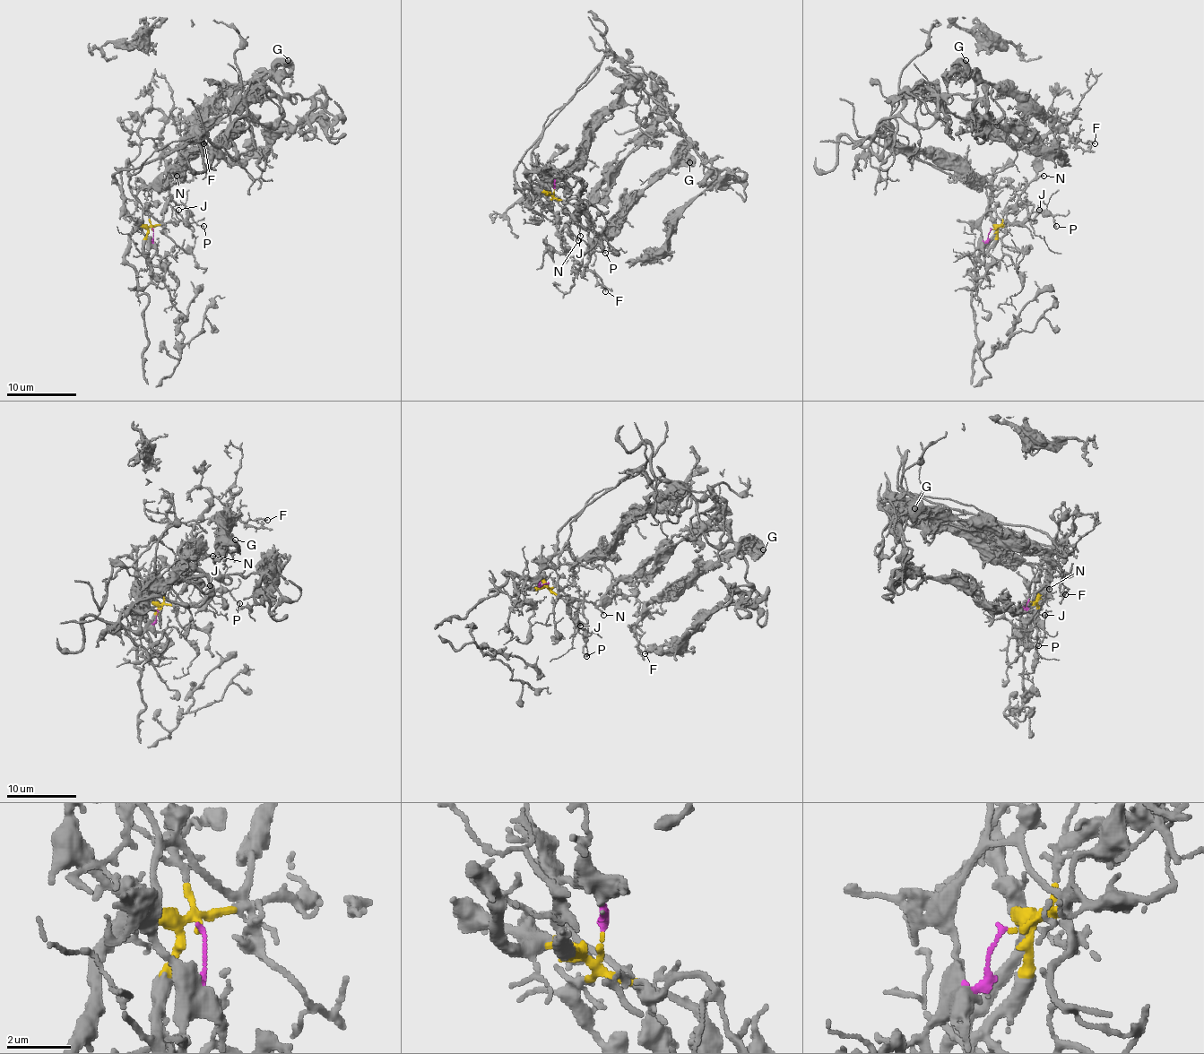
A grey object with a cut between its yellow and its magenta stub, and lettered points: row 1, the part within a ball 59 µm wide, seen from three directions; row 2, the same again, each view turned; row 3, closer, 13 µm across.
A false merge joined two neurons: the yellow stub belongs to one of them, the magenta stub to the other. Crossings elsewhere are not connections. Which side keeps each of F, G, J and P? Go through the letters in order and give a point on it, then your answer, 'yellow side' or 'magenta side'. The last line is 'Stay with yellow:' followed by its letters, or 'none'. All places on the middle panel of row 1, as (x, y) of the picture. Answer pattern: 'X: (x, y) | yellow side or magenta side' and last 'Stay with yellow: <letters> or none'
F: (605, 291) | magenta side
G: (689, 162) | magenta side
J: (580, 236) | yellow side
P: (605, 253) | yellow side
Stay with yellow: J, P

